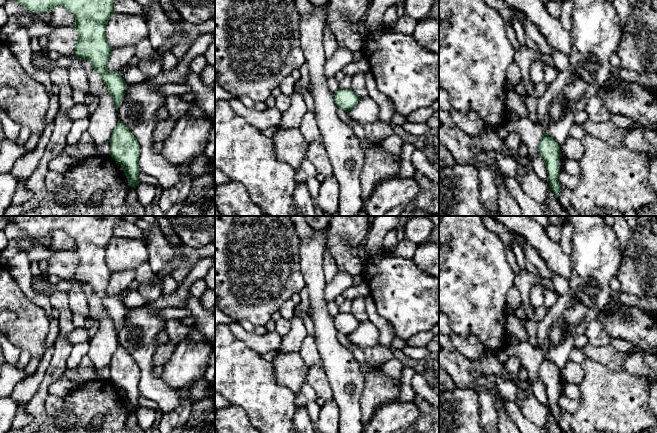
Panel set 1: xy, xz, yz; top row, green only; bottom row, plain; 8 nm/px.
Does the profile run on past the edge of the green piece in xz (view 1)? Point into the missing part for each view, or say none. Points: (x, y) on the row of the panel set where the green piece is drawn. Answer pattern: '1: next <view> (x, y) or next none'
1: next none

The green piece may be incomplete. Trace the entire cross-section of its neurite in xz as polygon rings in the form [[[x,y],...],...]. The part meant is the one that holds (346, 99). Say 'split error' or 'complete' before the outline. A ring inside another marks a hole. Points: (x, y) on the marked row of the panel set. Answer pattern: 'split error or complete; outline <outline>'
complete; outline [[[339,88],[334,94],[334,101],[340,110],[348,112],[352,110],[359,102],[360,97],[350,88]]]

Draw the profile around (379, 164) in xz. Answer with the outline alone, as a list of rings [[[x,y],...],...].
[[[359,139],[365,155],[364,166],[360,174],[361,197],[367,200],[375,187],[383,180],[398,176],[401,165],[377,142]]]

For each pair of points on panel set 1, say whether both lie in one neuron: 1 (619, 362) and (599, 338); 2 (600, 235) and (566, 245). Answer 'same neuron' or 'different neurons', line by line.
1: different neurons
2: different neurons

